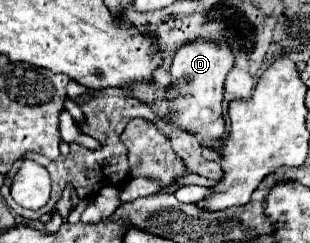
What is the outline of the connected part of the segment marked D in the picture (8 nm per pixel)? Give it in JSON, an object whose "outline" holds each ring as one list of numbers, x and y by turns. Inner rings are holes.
{"outline":[[193,40,187,42,177,50,171,64,173,84,169,86,167,94,171,98,171,104,175,114,169,118,169,122,175,122,179,128,191,130,193,134,207,136,213,140,219,140,225,122,221,116,221,102,223,102,223,84,233,66,233,52,229,42,225,40]]}

